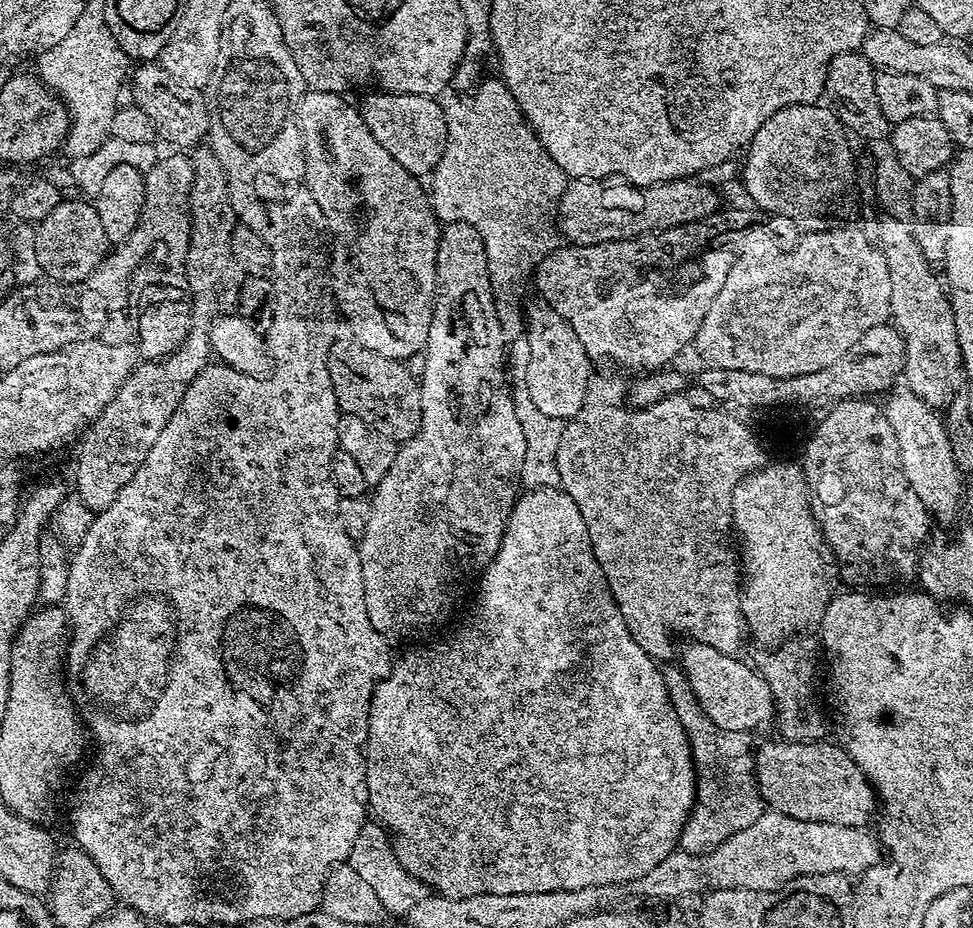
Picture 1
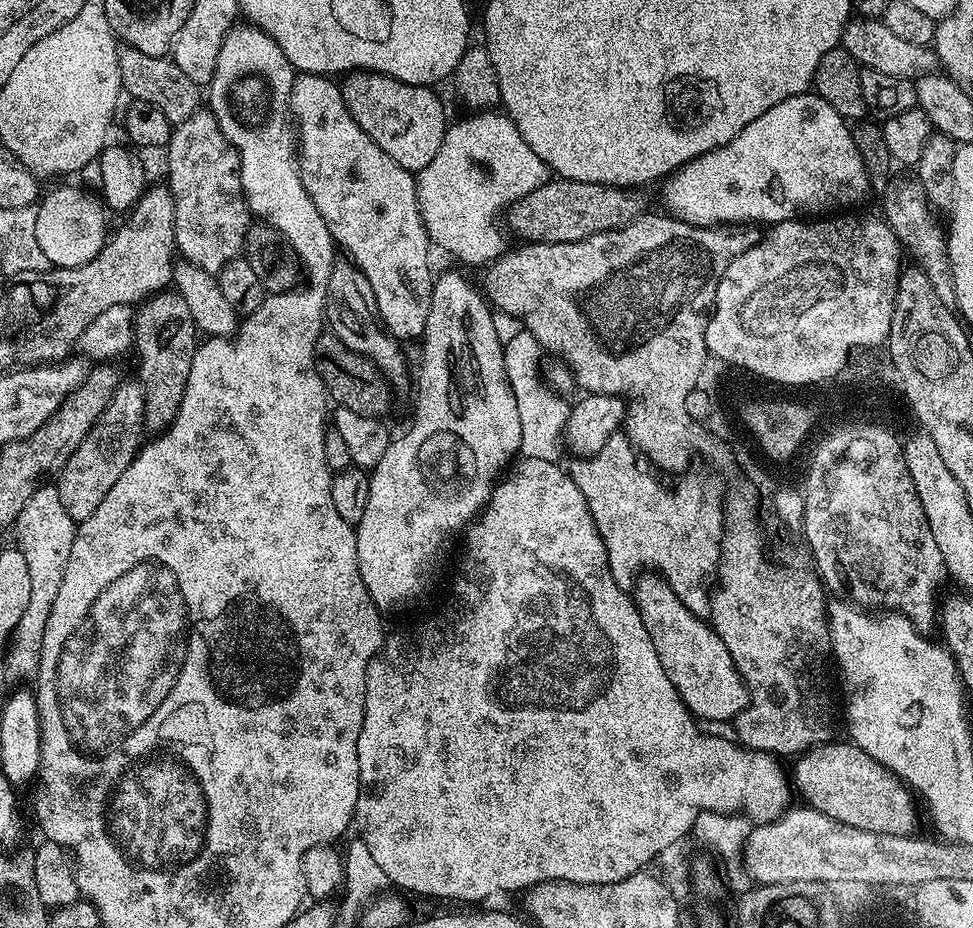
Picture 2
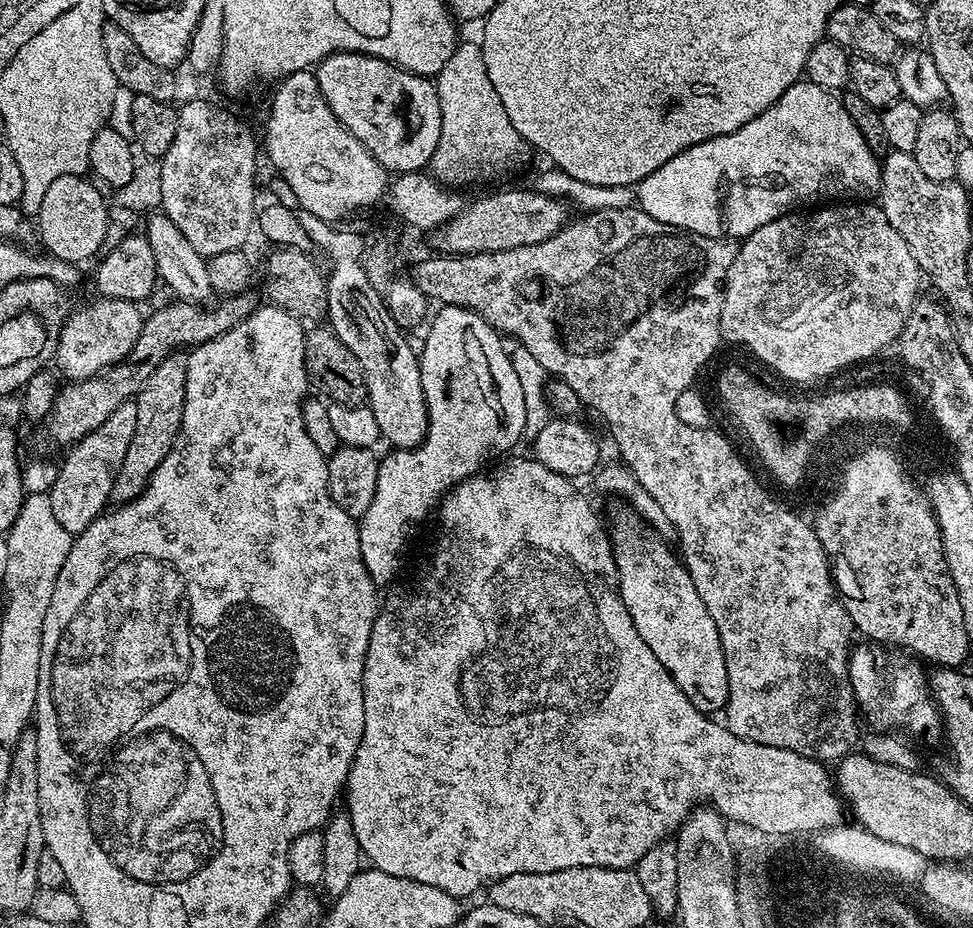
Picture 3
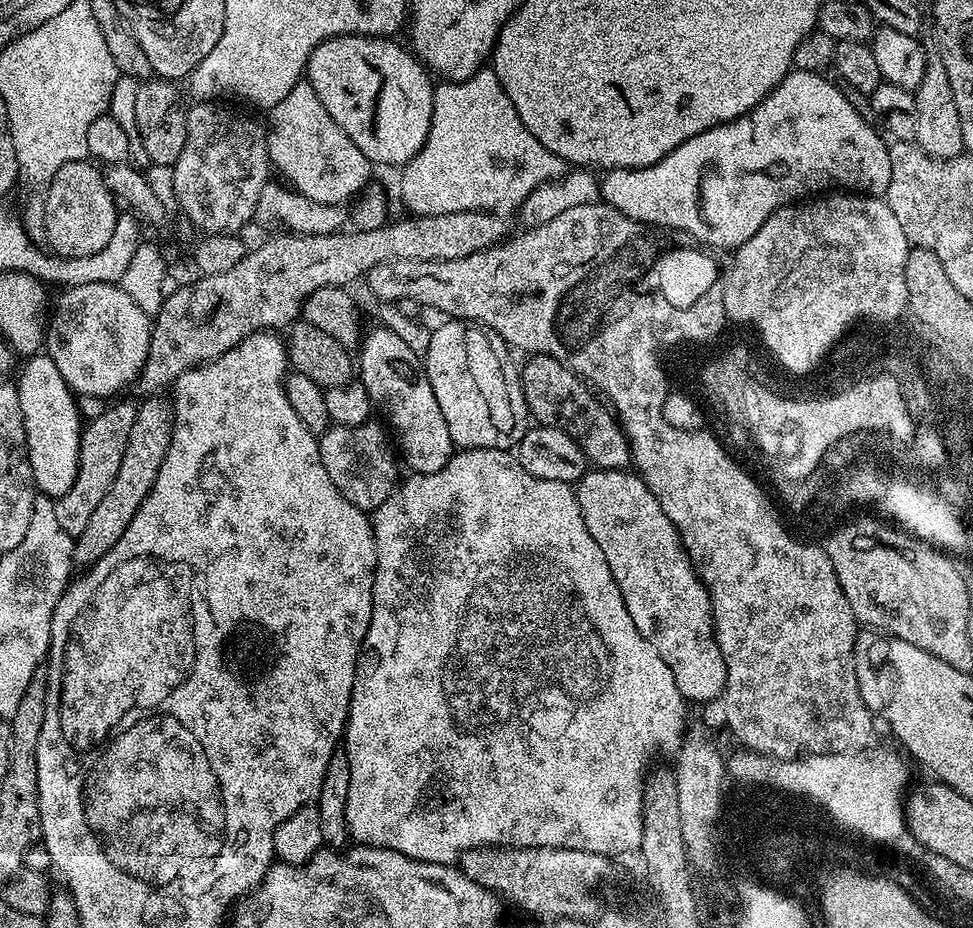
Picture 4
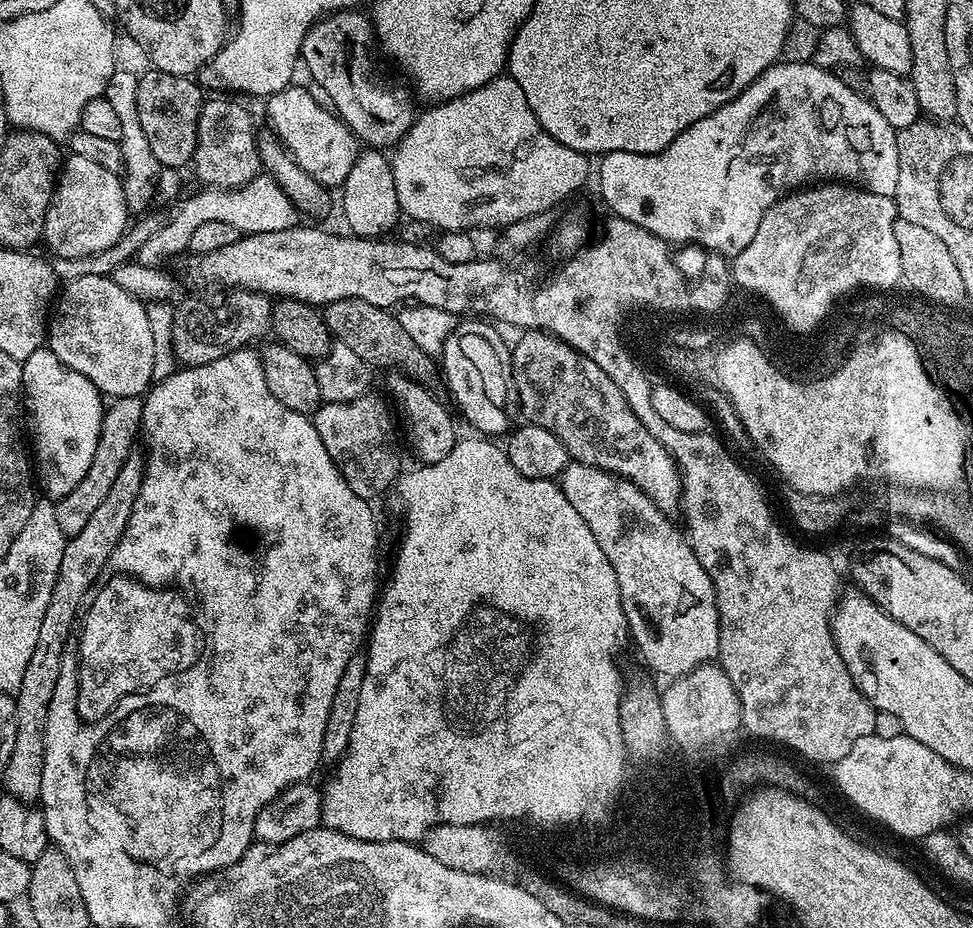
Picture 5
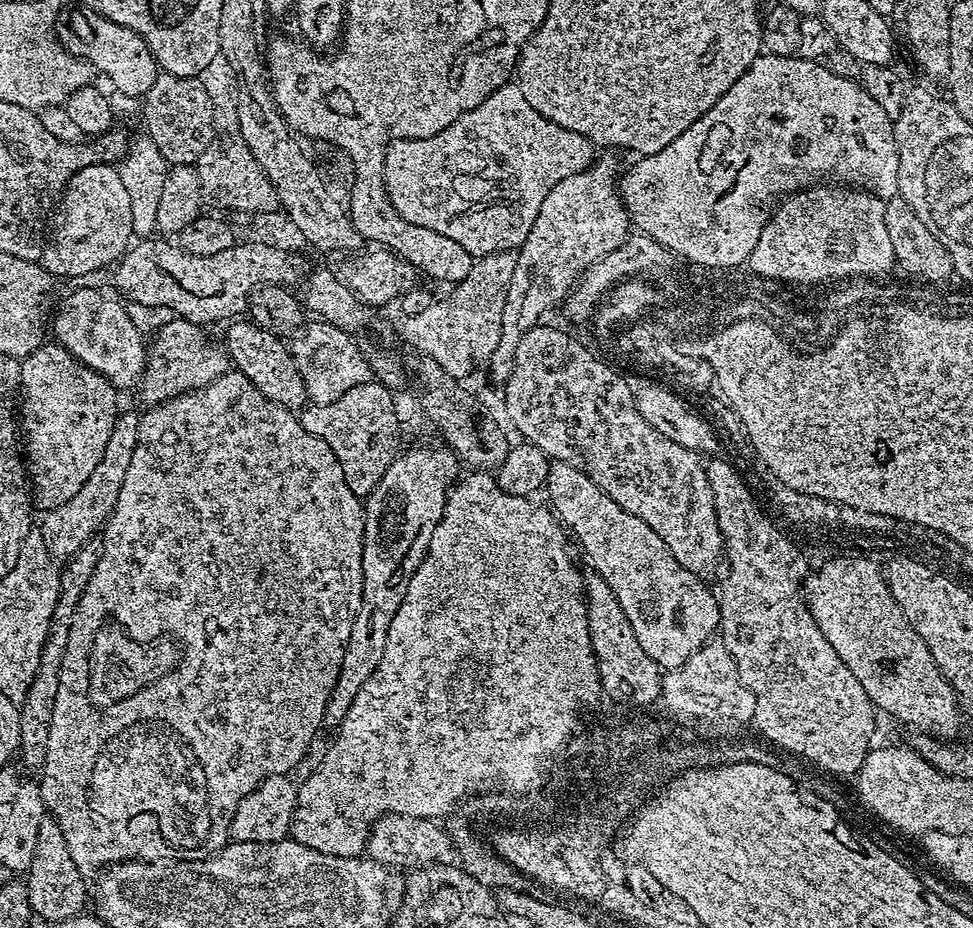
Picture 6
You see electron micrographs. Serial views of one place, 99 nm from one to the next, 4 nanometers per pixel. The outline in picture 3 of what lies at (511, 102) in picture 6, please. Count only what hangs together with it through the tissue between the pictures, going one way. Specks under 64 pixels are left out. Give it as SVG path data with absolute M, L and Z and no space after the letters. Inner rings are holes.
M457 43L450 62L442 66L434 83L442 110L442 134L430 165L435 179L448 186L460 186L456 184L466 180L472 184L484 175L502 171L507 164L530 152L530 145L514 130L514 122L506 115L506 106L502 106L502 98L494 91L490 74L486 74L479 43Z

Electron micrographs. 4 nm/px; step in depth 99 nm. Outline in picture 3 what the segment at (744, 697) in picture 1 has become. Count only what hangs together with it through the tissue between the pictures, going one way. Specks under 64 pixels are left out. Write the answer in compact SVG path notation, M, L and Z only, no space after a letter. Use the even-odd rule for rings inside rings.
M637 511L620 512L610 520L610 539L612 553L616 563L616 579L620 597L634 622L634 630L642 634L642 642L654 650L654 658L666 666L668 673L678 682L682 694L694 702L694 706L705 714L716 714L728 702L728 679L726 678L726 658L722 654L722 642L706 610L706 602L698 598L698 590L693 584L688 569L684 567L681 557L656 533L655 527L649 526Z

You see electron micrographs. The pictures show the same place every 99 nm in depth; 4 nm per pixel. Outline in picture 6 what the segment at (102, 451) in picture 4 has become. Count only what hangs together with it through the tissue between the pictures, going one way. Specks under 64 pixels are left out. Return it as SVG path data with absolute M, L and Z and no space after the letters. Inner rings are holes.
M121 411L114 422L114 430L110 430L110 442L106 442L106 450L102 462L94 466L94 474L86 478L86 483L70 502L62 502L62 506L54 506L39 517L38 531L42 534L46 546L57 558L71 558L82 548L87 540L93 539L108 522L108 515L118 502L118 490L122 490L122 481L126 478L126 469L130 467L130 458L134 458L134 446L138 442L138 426L141 413Z

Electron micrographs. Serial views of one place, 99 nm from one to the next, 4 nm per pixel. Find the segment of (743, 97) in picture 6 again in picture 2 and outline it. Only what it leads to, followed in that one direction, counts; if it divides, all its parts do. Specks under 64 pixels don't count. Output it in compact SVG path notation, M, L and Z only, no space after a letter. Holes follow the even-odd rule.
M809 90L803 92L802 94L798 94L794 98L786 98L786 102L778 102L778 106L770 106L770 110L766 110L766 114L762 114L762 118L754 118L754 122L750 122L750 126L746 126L746 130L742 130L735 138L730 141L726 146L722 146L718 150L714 150L713 152L707 152L706 154L702 154L698 158L694 158L688 164L682 165L681 168L676 169L675 172L672 173L671 176L667 177L663 181L664 184L664 204L669 213L675 219L685 220L688 224L699 224L701 226L719 226L721 224L739 224L741 226L747 225L749 222L756 222L752 220L761 220L764 223L764 226L771 226L773 224L781 224L784 220L795 220L797 217L801 215L800 208L840 208L836 210L848 210L851 204L856 204L860 199L863 198L864 195L869 195L870 189L868 186L868 178L867 172L863 169L862 158L859 156L858 147L855 145L854 138L852 137L852 128L850 127L849 121L845 120L843 116L838 114L838 110L834 110L834 106L830 106L830 102L826 102L823 100L821 96L816 95L815 91Z

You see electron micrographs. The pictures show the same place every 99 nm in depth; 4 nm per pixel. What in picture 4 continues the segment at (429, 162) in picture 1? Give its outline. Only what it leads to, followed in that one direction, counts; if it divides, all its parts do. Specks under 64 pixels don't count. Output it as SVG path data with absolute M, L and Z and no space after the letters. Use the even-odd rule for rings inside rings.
M335 36L324 40L310 54L306 83L314 86L318 102L326 106L326 114L346 130L350 142L362 150L367 160L372 164L403 166L418 154L418 150L422 150L426 136L430 134L434 80L429 69L405 45L404 49L394 41L386 36Z

